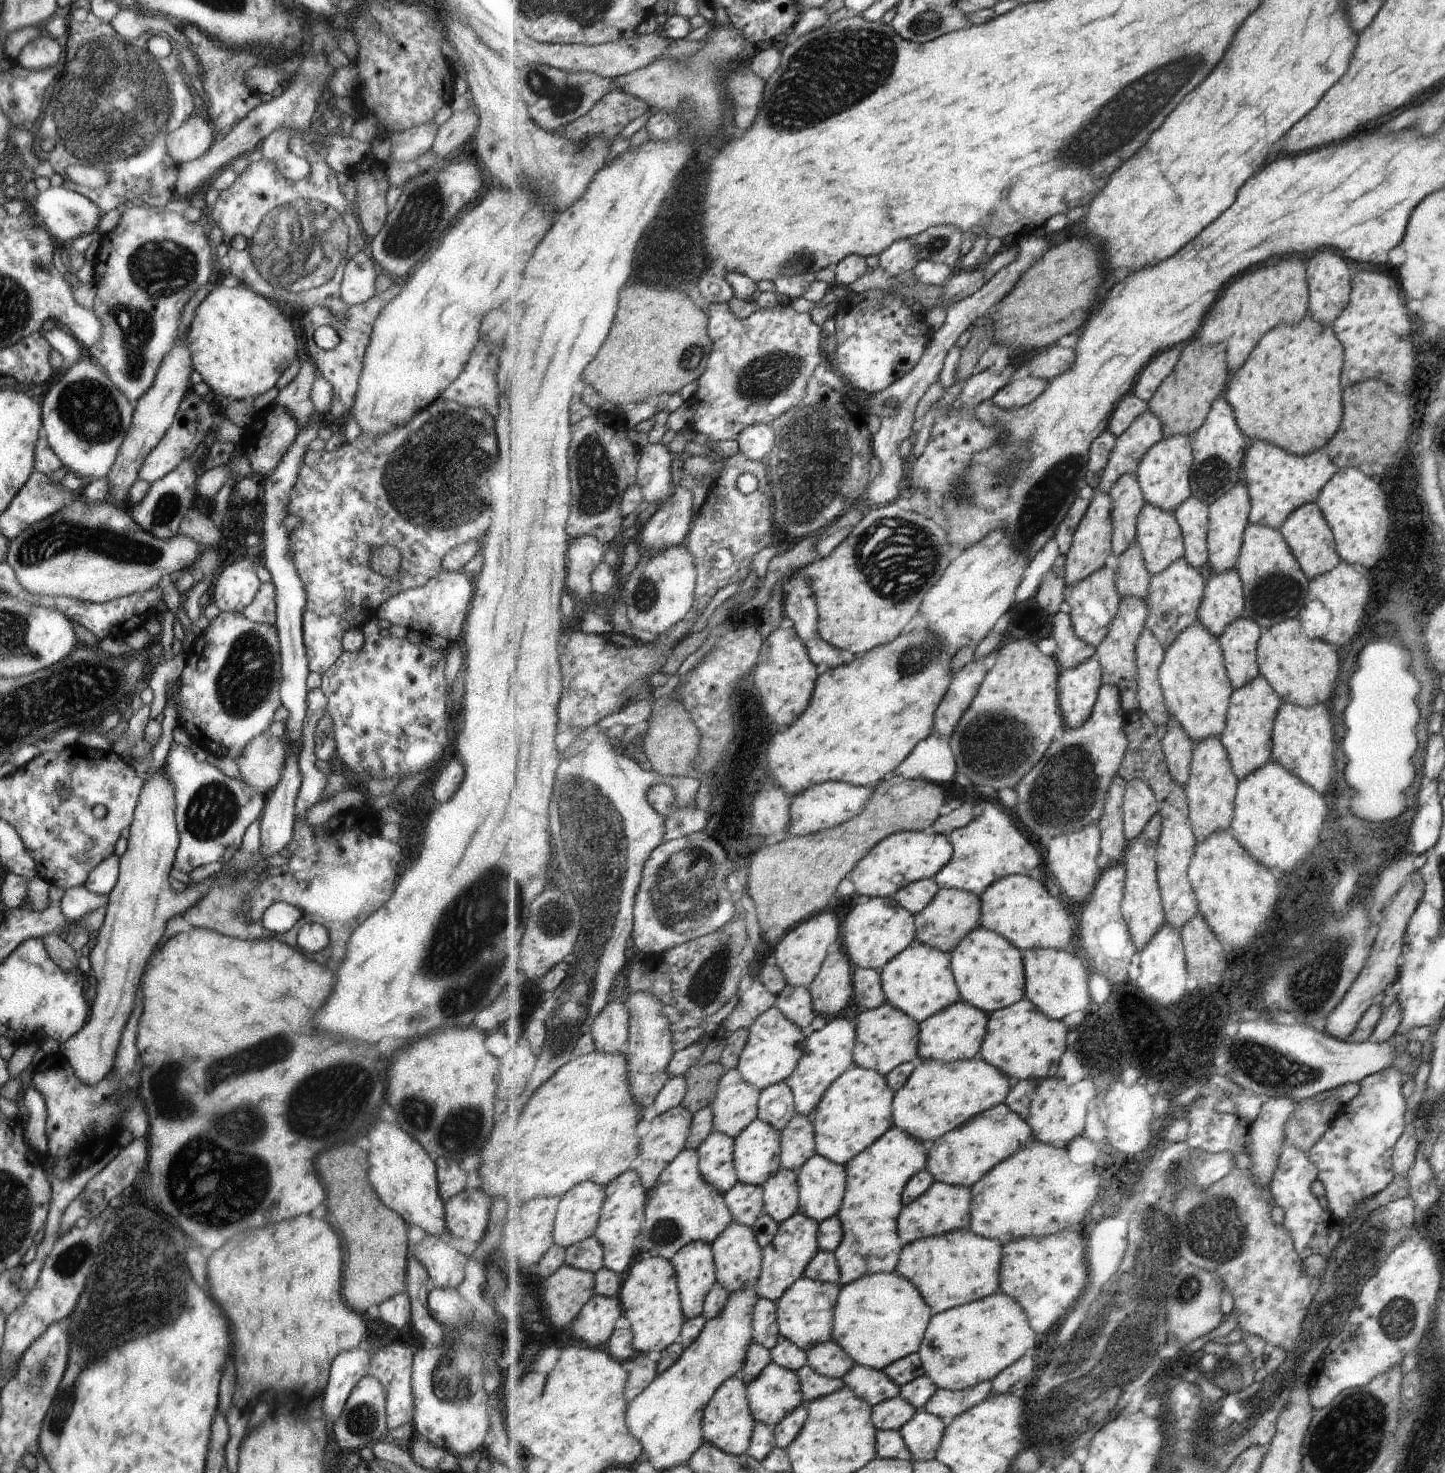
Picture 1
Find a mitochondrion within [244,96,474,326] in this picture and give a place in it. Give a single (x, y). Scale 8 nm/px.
(413, 227)

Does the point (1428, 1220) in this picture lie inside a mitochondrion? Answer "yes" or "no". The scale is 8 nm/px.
no

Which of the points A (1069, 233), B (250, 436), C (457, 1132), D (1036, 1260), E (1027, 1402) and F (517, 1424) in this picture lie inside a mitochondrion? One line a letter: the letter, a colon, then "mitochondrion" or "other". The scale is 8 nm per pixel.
A: other
B: other
C: mitochondrion
D: other
E: other
F: other

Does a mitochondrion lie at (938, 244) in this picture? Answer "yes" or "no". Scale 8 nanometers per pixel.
yes

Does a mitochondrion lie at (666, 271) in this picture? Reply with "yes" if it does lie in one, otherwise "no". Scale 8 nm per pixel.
yes

